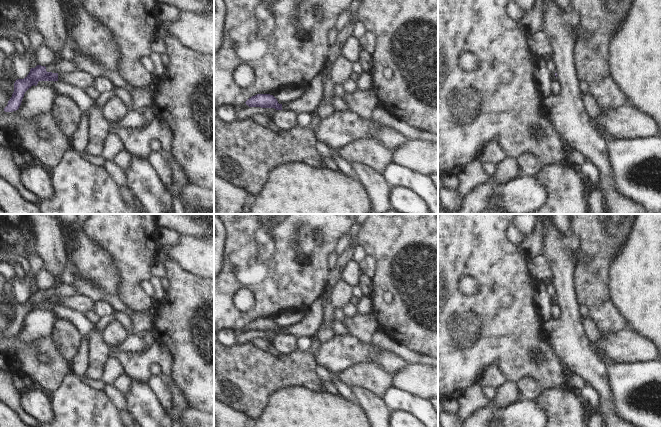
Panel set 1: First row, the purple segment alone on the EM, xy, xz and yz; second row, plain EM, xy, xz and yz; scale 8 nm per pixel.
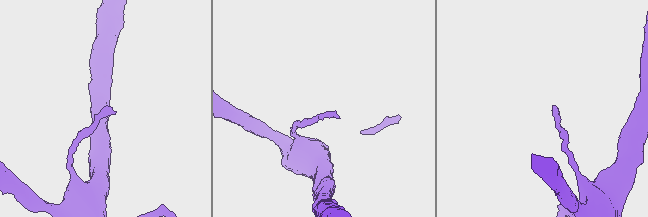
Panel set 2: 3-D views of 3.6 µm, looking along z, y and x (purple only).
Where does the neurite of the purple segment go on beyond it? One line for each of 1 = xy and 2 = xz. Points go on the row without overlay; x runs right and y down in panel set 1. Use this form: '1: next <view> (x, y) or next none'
1: next xy (79, 303)
2: next xz (309, 325)

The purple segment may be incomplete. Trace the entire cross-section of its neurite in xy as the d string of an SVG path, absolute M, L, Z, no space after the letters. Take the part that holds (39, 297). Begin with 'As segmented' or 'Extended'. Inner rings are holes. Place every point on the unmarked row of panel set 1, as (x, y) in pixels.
Extended. M37 289L35 292L30 293L29 298L24 303L15 305L14 316L4 335L13 336L18 334L25 316L33 309L37 310L39 305L61 305L85 315L94 311L95 302L83 295L59 298L47 296L45 290Z

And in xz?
Extended. M352 241L344 252L338 257L334 268L326 277L326 284L322 294L305 311L303 319L287 328L279 328L277 323L270 318L257 318L249 322L245 327L249 331L274 332L276 334L291 334L295 338L310 338L319 330L324 313L324 305L330 301L330 289L340 279L344 266L352 260L353 250L358 245Z

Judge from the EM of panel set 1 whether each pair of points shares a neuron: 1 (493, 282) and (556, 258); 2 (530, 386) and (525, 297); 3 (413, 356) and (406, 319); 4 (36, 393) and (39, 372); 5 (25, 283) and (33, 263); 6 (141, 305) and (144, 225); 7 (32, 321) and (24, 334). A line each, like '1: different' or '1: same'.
1: different
2: different
3: different
4: different
5: same
6: same
7: same

